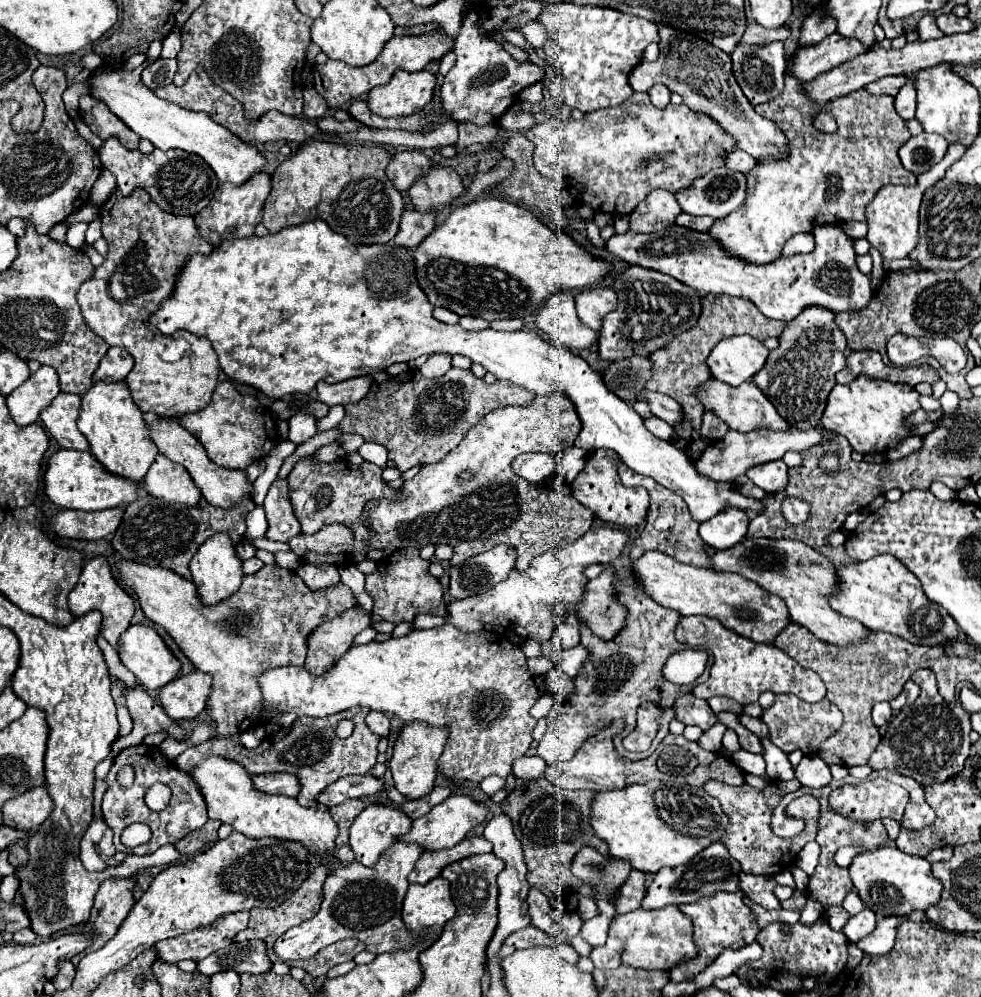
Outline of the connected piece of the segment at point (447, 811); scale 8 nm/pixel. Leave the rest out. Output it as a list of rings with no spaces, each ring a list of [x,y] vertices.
[[[449,795],[443,803],[433,807],[427,815],[419,817],[413,821],[411,831],[399,837],[399,841],[407,843],[419,843],[427,851],[439,851],[439,849],[449,849],[461,843],[477,825],[481,825],[487,817],[487,805],[481,805],[475,801],[471,795]]]

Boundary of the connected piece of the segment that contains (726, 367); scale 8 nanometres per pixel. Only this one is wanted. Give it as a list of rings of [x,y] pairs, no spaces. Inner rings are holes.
[[[735,335],[719,341],[707,357],[711,377],[729,385],[751,381],[765,365],[769,349],[755,337]]]

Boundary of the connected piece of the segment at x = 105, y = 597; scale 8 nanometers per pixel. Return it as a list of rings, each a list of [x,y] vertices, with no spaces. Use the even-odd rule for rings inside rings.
[[[95,557],[91,561],[85,563],[83,571],[81,571],[81,577],[75,585],[75,589],[69,593],[69,611],[75,615],[75,617],[81,617],[89,611],[99,611],[103,615],[103,623],[101,623],[101,635],[115,647],[119,649],[119,635],[129,627],[131,623],[131,617],[133,617],[133,599],[125,593],[125,589],[117,583],[117,579],[113,577],[111,569],[109,569],[109,563],[107,559],[103,557]]]

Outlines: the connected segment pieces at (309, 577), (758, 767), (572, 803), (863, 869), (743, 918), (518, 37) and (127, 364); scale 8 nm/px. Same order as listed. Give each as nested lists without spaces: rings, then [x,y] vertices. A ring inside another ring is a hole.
[[[301,565],[299,569],[295,569],[295,575],[299,575],[303,579],[303,583],[307,583],[307,587],[311,591],[319,591],[319,589],[329,589],[329,587],[337,587],[341,583],[339,579],[339,571],[335,565]]]
[[[741,749],[739,753],[733,753],[731,759],[735,759],[735,763],[739,763],[739,769],[743,769],[745,773],[751,773],[751,775],[763,775],[765,773],[765,765],[763,765],[761,755],[755,755],[755,753]]]
[[[517,779],[515,791],[511,791],[509,799],[503,805],[503,811],[511,817],[513,831],[523,845],[529,885],[543,891],[547,899],[557,899],[551,901],[551,905],[559,911],[573,911],[577,907],[579,897],[593,899],[593,887],[585,885],[581,879],[575,879],[575,875],[571,873],[571,863],[579,849],[595,847],[601,855],[609,855],[607,845],[595,837],[589,823],[593,795],[593,791],[559,789],[547,779]]]
[[[883,845],[875,851],[863,851],[853,857],[849,865],[849,875],[855,885],[857,895],[863,899],[865,907],[875,911],[877,917],[889,915],[909,915],[911,911],[925,911],[935,905],[941,897],[941,883],[933,877],[929,861],[917,855],[901,853],[897,847]]]
[[[719,891],[715,895],[709,895],[705,899],[699,899],[691,905],[681,905],[679,907],[685,915],[691,917],[693,921],[693,927],[695,927],[695,943],[699,947],[699,957],[689,961],[689,963],[683,963],[683,965],[677,965],[669,971],[669,977],[673,981],[689,981],[693,979],[699,971],[703,971],[707,965],[711,965],[715,961],[715,957],[721,955],[723,949],[741,949],[749,943],[755,941],[757,933],[759,933],[759,925],[755,923],[755,917],[751,915],[751,909],[743,903],[743,893],[741,891],[735,891],[735,893],[725,893],[725,891]]]
[[[503,31],[503,37],[505,37],[507,41],[511,41],[513,45],[517,45],[517,47],[525,49],[525,51],[535,51],[519,31]]]
[[[111,347],[107,351],[107,355],[101,359],[101,363],[93,375],[93,383],[97,383],[97,381],[107,381],[107,383],[123,381],[127,377],[127,373],[131,371],[131,367],[133,367],[131,355],[119,347]]]

